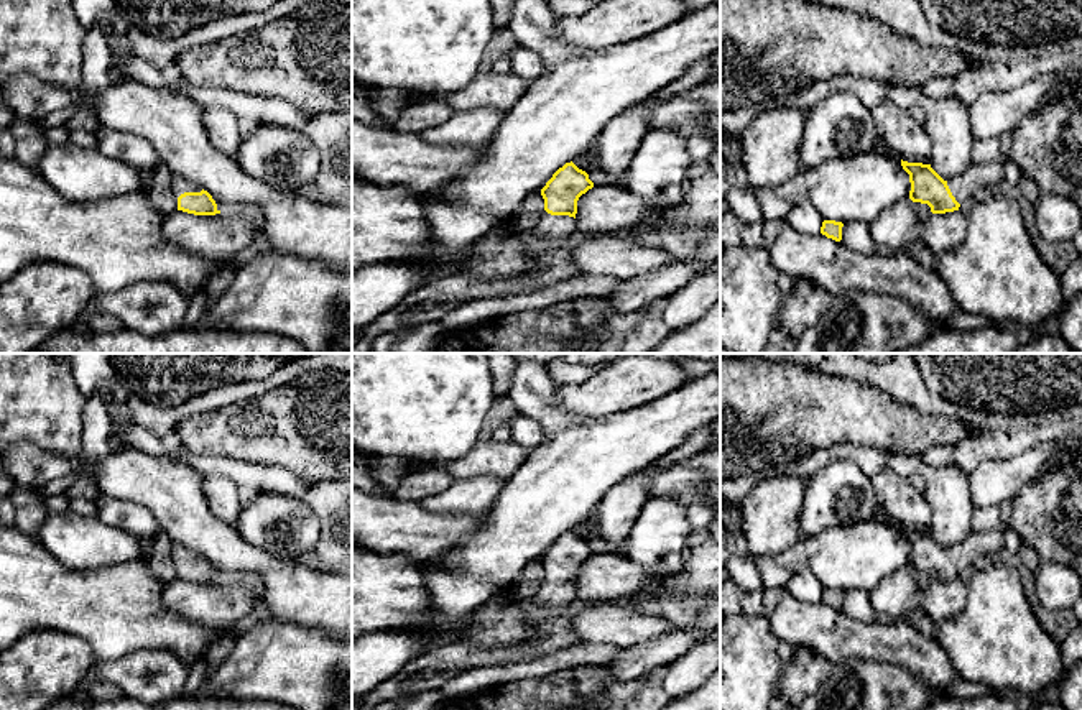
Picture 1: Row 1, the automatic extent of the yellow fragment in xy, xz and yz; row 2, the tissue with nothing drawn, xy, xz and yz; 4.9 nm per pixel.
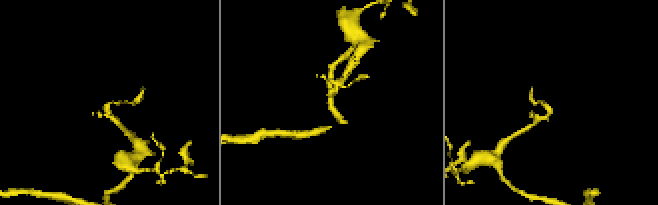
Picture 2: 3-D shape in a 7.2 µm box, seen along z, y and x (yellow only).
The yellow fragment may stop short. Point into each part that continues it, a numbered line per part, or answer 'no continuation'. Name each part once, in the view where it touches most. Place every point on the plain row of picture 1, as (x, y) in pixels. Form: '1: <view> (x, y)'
1: xz (551, 597)

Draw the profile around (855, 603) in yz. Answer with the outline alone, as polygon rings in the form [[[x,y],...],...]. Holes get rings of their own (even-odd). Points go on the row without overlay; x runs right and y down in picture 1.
[[[847,590],[842,595],[842,613],[860,623],[876,621],[876,613],[870,602],[870,592],[867,590]]]

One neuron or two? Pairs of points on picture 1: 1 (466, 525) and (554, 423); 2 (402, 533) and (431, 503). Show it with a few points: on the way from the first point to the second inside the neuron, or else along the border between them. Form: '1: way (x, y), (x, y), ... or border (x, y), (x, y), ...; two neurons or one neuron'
1: border (484, 513), (482, 520), (459, 544); two neurons
2: border (421, 502), (433, 511), (464, 513); two neurons

